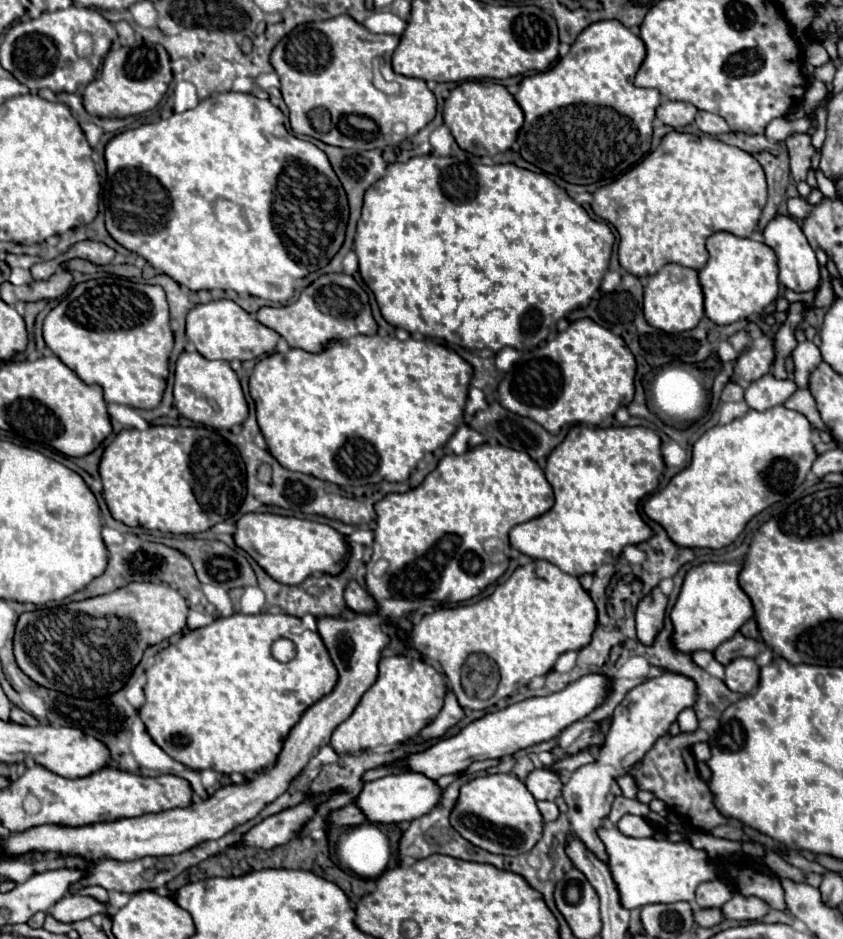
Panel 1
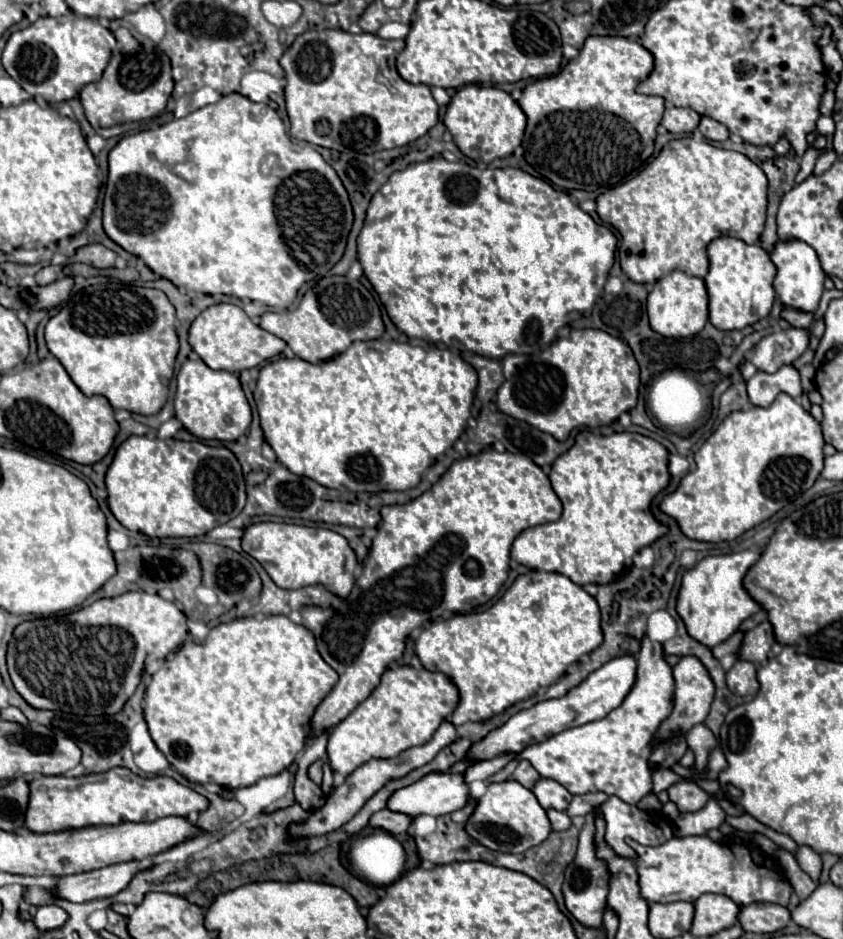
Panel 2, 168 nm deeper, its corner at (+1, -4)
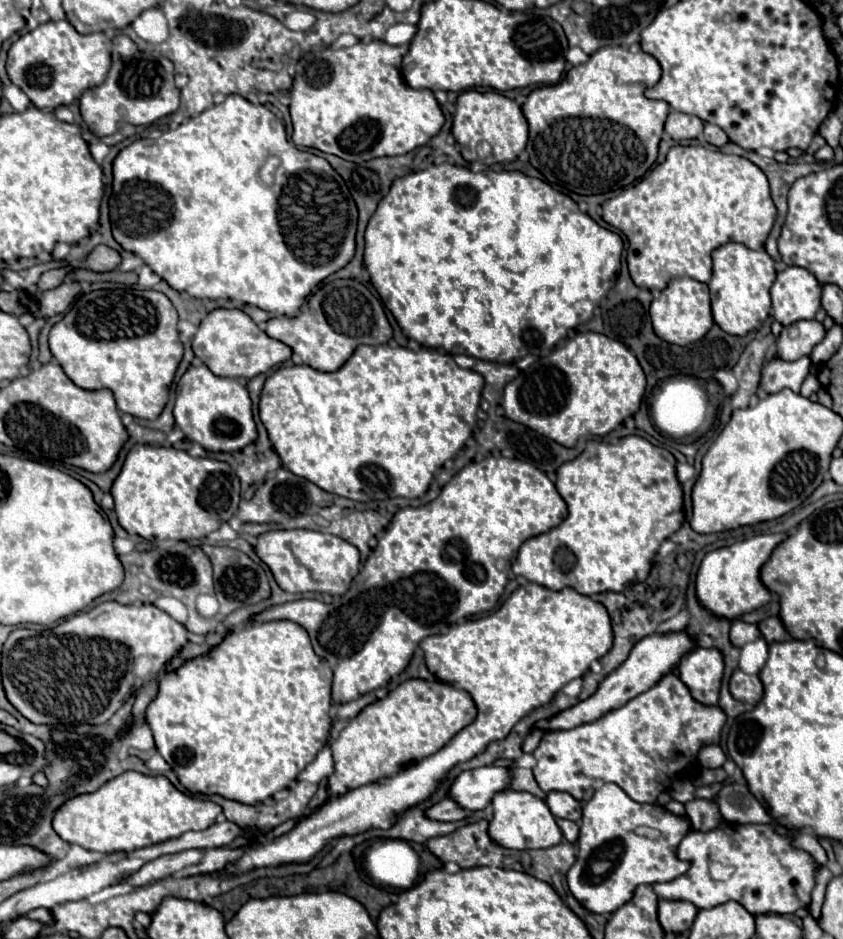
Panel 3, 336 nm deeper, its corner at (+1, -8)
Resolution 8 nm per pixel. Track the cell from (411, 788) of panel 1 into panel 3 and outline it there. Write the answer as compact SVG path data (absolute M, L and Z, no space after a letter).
M483 766L461 772L451 786L451 798L465 810L483 810L497 792L511 784L511 770L503 766Z

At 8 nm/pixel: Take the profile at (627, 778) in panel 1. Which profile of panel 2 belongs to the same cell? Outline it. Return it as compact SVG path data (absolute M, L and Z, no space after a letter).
M643 636L641 650L637 654L635 684L619 708L611 710L601 720L563 730L539 744L533 744L517 754L515 759L529 760L543 778L557 780L571 794L605 792L621 798L627 804L637 804L651 792L651 770L647 766L651 742L657 726L671 714L671 708L671 666L663 658L661 644Z

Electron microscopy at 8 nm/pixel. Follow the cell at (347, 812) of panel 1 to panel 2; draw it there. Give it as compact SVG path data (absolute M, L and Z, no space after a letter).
M379 810L369 818L369 826L371 828L381 828L387 830L391 834L399 834L405 832L411 824L411 818L399 812L391 812L391 810Z

